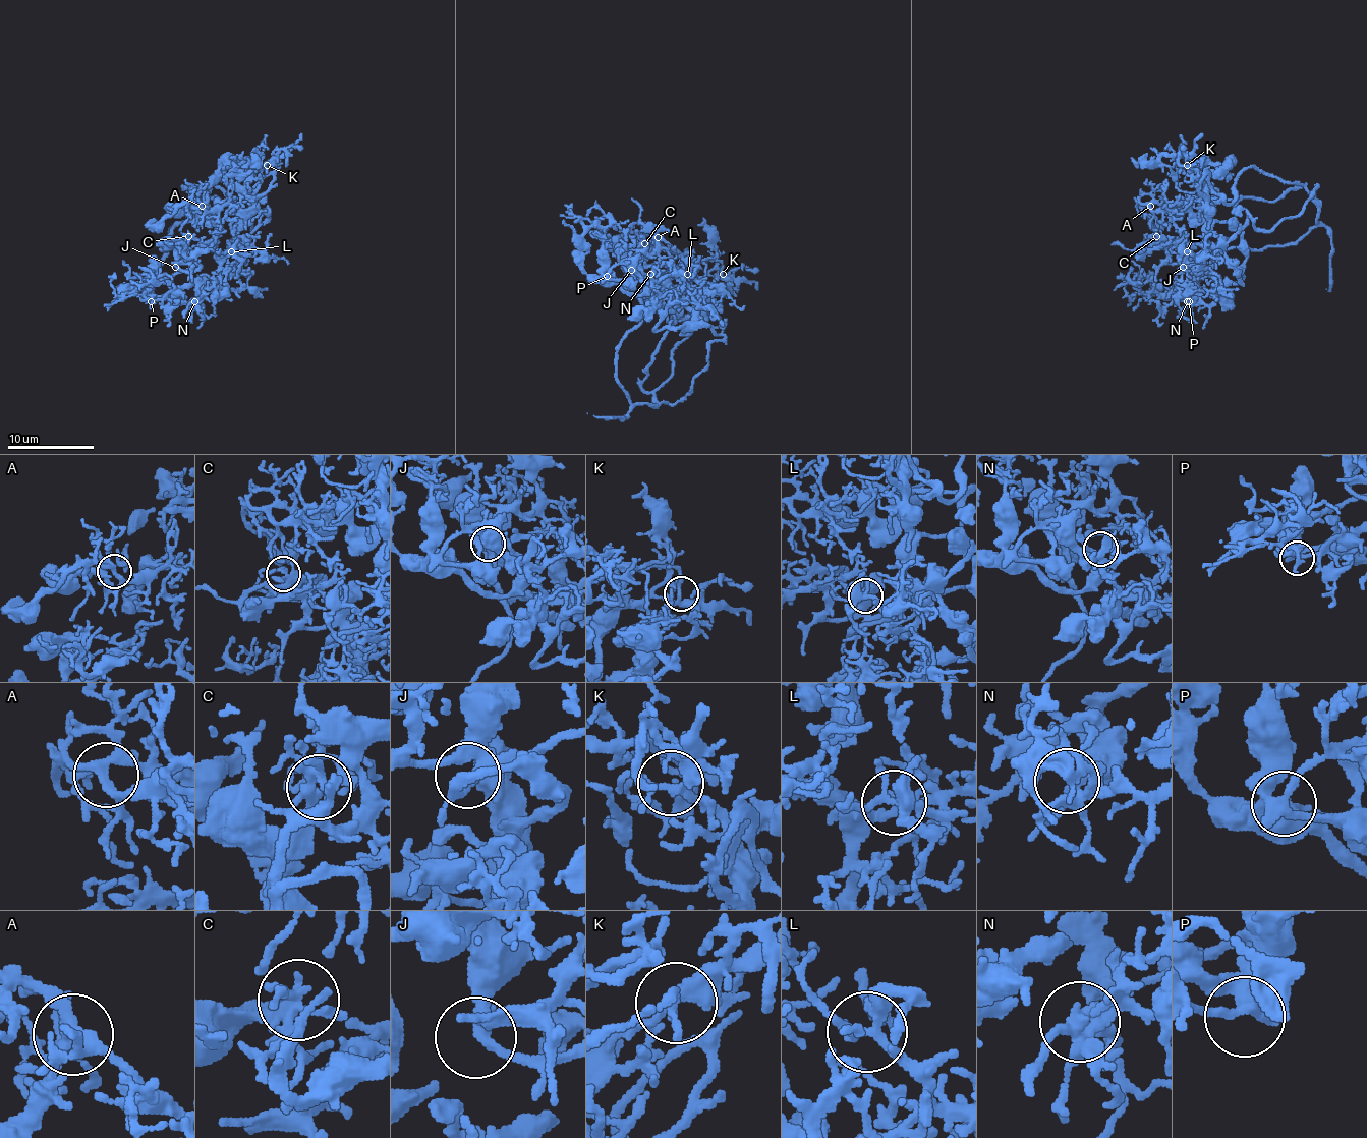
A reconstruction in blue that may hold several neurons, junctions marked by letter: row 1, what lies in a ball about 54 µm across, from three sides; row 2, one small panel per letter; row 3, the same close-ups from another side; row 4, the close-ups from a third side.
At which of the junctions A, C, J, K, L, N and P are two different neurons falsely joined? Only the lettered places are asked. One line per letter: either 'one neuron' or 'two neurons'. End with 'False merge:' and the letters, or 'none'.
A: one neuron
C: one neuron
J: one neuron
K: one neuron
L: one neuron
N: one neuron
P: one neuron
False merge: none

